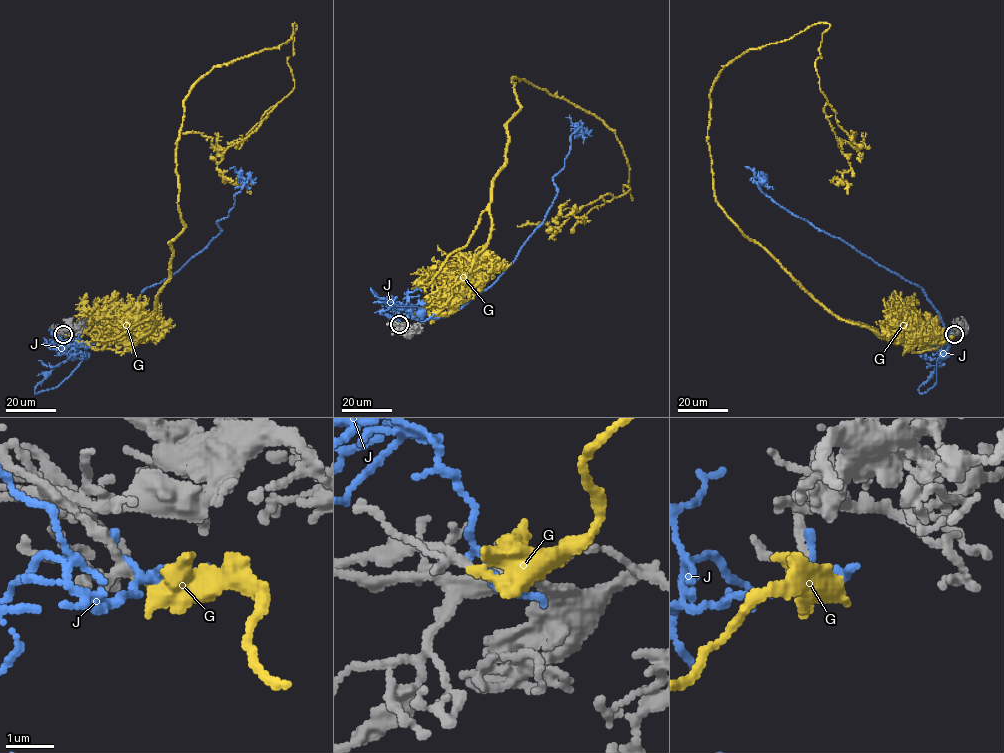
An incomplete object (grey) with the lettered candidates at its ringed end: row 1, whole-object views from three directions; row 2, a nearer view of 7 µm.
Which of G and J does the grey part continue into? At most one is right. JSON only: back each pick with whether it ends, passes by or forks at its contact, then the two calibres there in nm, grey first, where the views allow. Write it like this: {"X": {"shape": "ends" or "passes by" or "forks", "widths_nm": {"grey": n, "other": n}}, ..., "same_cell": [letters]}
{"G": {"shape": "ends", "widths_nm": {"grey": 160, "other": 280}}, "same_cell": ["G"]}

